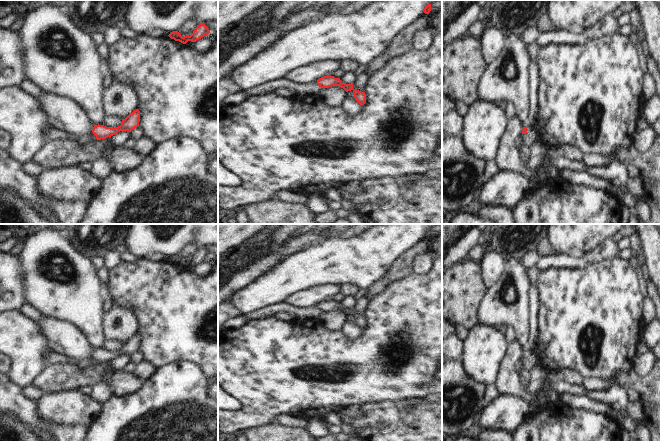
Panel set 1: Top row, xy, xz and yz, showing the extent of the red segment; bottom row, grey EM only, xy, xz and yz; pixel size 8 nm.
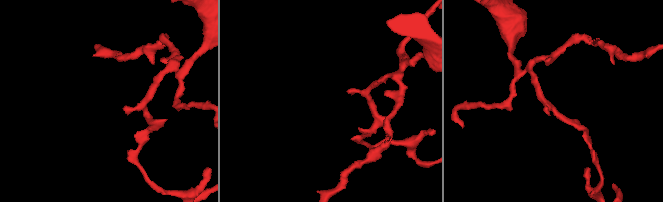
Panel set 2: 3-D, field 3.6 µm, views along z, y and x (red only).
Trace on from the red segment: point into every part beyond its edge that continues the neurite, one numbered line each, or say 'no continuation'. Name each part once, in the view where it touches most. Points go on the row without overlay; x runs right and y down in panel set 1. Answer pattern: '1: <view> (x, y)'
1: yz (528, 363)

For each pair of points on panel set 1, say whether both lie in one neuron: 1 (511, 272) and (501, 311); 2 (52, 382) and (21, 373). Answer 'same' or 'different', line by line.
1: same
2: different

